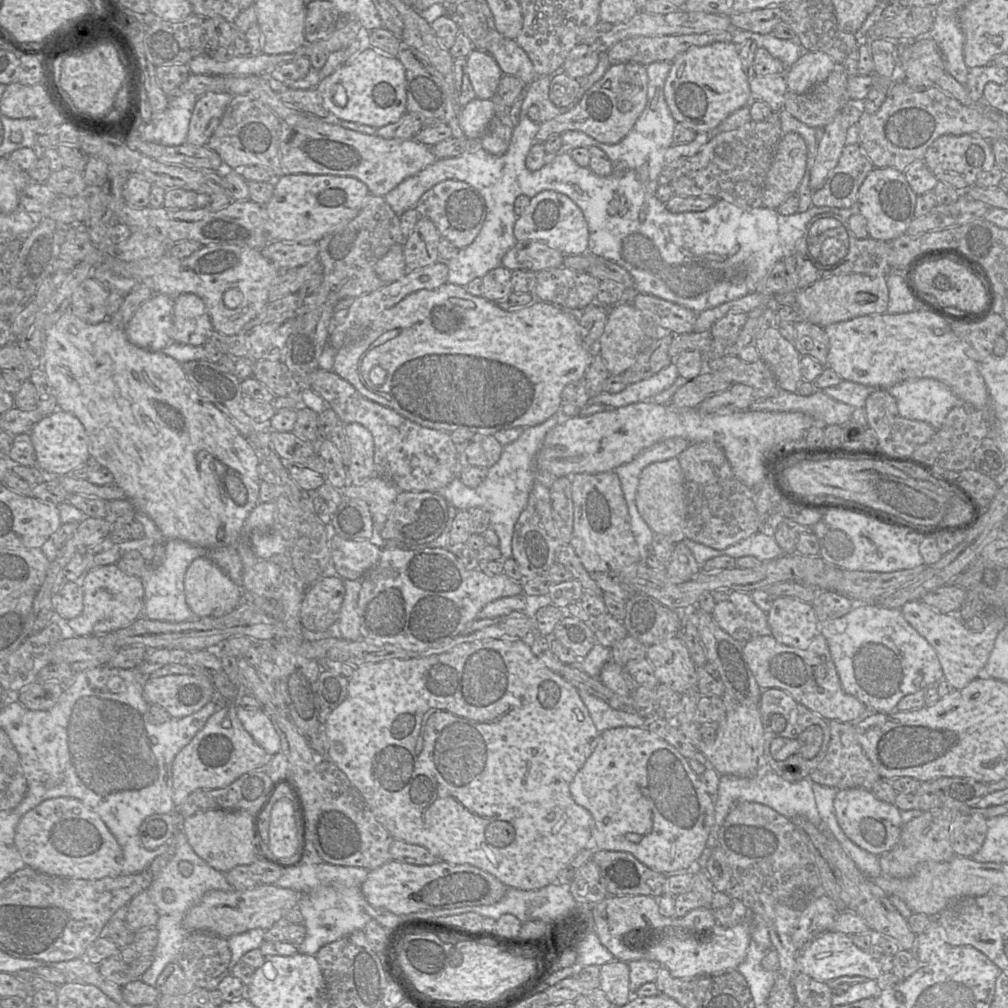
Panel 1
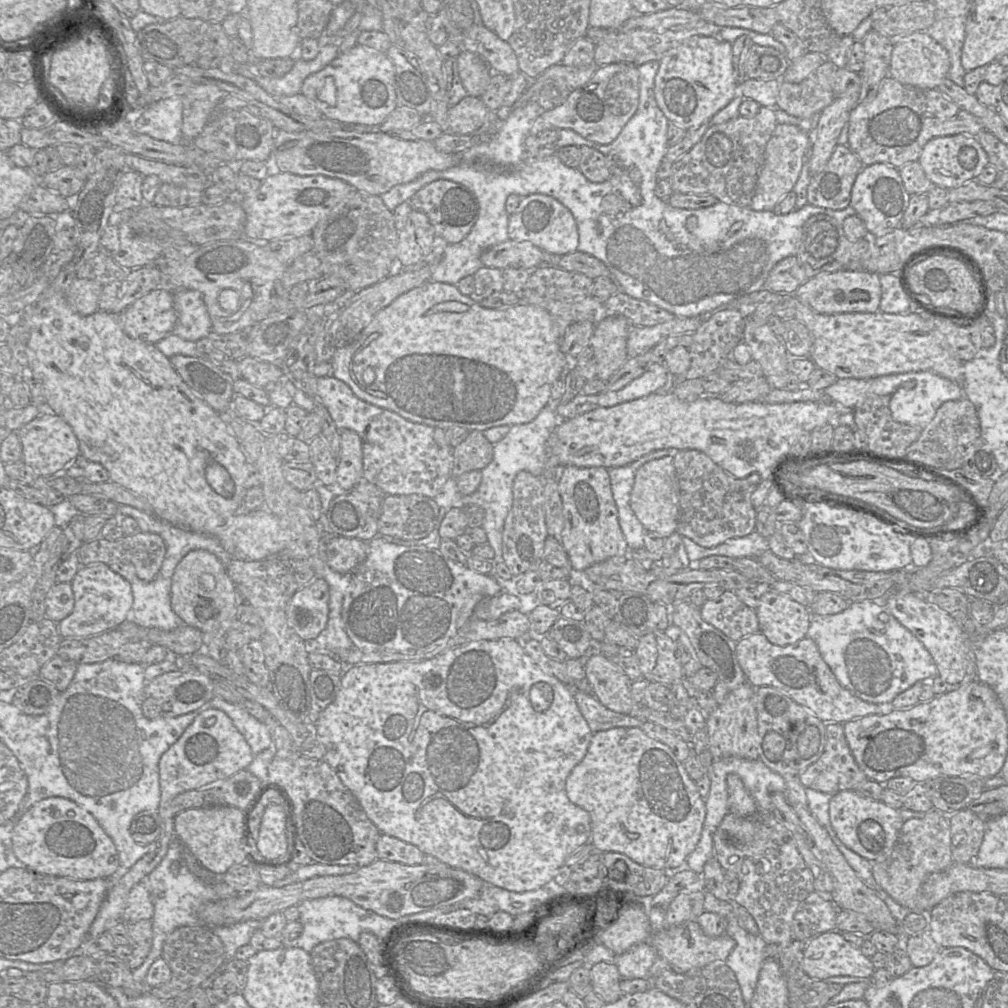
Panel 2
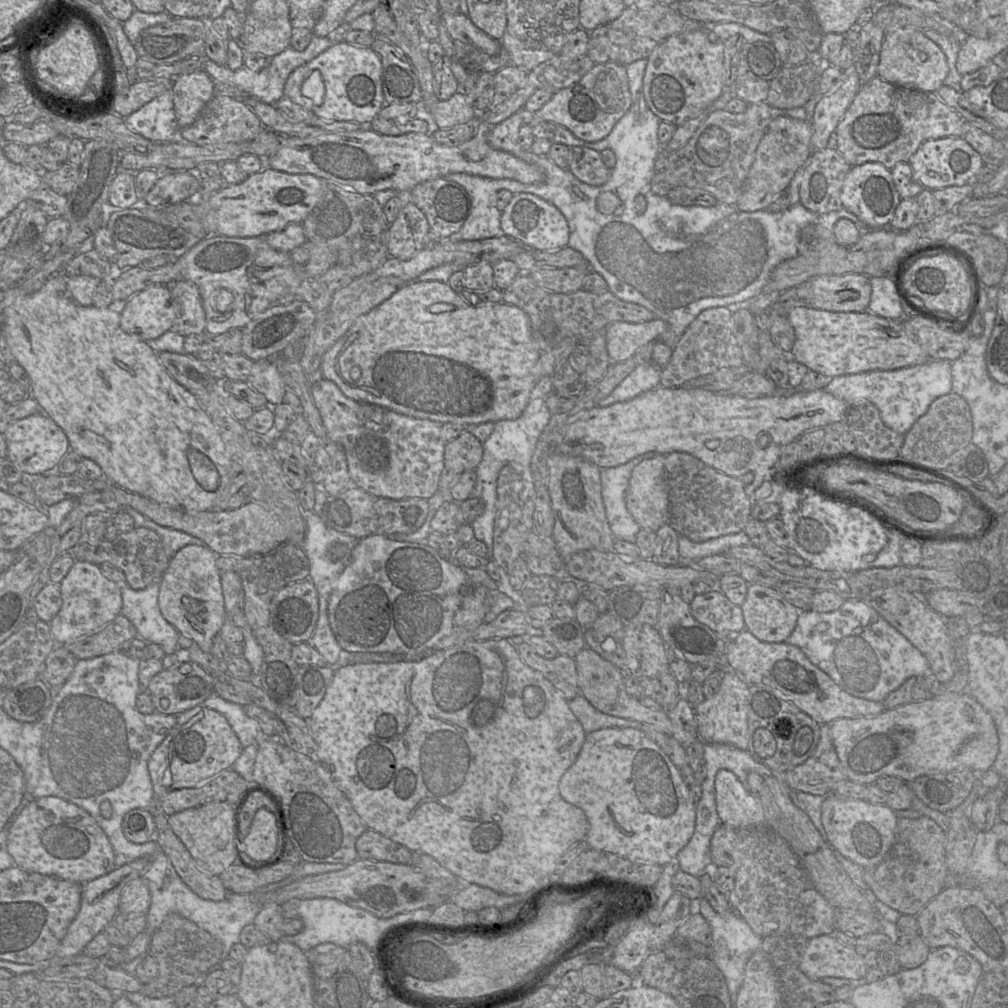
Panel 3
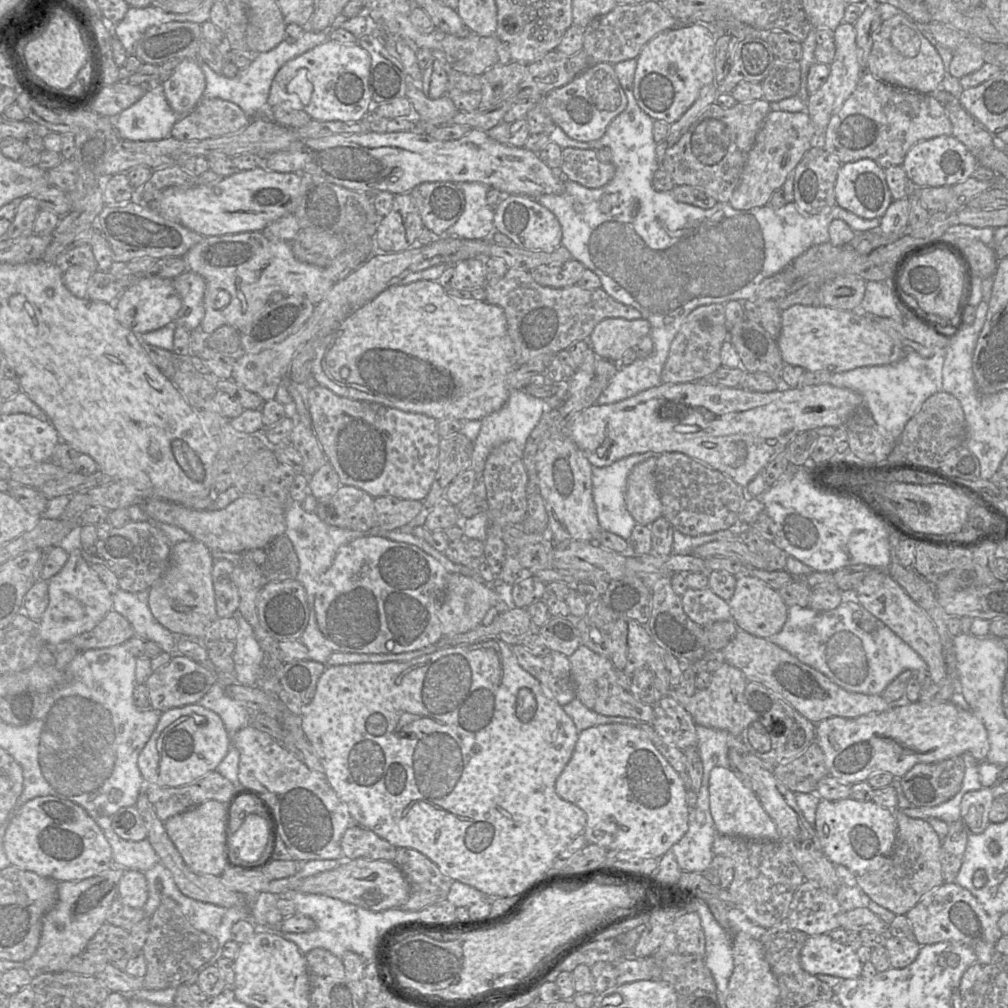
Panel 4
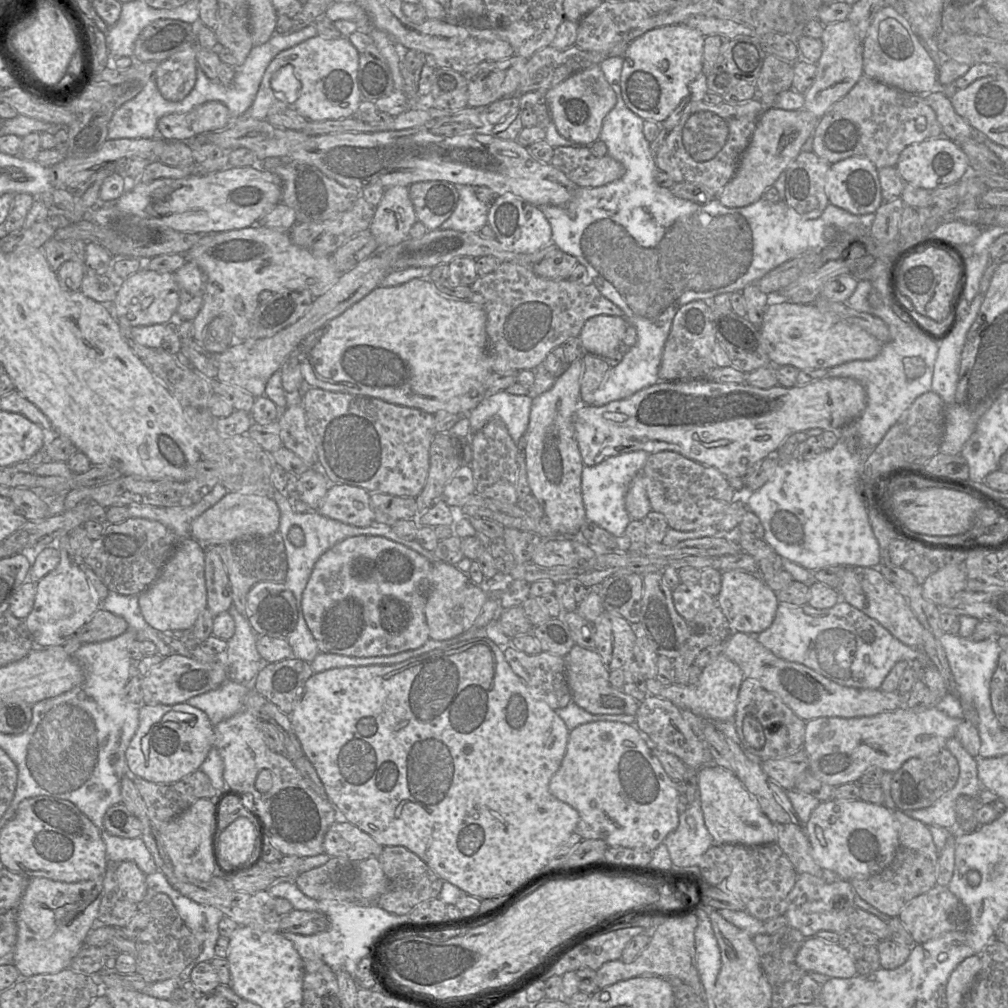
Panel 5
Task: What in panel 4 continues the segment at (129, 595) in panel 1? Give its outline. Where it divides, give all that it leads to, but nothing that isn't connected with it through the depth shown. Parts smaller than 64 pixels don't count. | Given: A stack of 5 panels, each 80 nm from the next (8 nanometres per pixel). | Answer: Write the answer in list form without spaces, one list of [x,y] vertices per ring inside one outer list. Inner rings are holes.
[[[80,551],[69,554],[64,567],[48,581],[49,603],[38,621],[39,634],[45,644],[70,641],[77,635],[92,630],[113,610],[111,592],[99,579]]]

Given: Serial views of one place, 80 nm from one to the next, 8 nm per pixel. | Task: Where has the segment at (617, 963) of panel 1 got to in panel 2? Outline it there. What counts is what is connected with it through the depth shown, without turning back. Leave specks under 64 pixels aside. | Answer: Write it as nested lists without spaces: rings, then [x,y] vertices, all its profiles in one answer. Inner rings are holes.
[[[599,962],[590,969],[593,991],[605,1003],[618,1001],[624,994],[620,988],[622,976],[615,963]]]

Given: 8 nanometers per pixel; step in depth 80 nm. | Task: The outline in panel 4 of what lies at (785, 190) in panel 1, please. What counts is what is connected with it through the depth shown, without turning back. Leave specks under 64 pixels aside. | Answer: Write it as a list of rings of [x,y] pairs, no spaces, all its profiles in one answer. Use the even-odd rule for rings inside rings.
[[[770,111],[766,116],[748,158],[738,187],[729,204],[736,210],[749,210],[769,203],[772,194],[782,189],[787,177],[812,148],[816,128],[807,112]]]

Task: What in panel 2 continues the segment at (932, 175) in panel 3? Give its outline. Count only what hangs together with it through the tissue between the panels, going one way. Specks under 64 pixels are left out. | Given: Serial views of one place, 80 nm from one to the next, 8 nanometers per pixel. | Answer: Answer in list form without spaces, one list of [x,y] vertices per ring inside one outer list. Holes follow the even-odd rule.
[[[964,134],[935,137],[928,141],[918,159],[926,177],[947,190],[958,188],[974,180],[989,165],[987,153],[975,136]]]

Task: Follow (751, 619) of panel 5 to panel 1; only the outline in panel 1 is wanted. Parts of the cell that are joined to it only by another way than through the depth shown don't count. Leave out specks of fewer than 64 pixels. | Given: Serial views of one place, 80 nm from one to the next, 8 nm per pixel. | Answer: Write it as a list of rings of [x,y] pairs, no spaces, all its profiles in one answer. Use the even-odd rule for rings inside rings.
[[[776,597],[767,612],[771,636],[784,645],[806,649],[819,633],[812,603],[794,597]]]

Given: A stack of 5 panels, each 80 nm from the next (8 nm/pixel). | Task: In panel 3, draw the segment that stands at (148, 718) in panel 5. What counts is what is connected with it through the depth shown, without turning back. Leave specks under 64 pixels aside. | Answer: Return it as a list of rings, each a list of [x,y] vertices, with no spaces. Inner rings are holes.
[[[198,705],[176,716],[175,727],[148,761],[156,801],[173,790],[197,787],[221,771],[231,769],[243,751],[236,733],[219,712]]]

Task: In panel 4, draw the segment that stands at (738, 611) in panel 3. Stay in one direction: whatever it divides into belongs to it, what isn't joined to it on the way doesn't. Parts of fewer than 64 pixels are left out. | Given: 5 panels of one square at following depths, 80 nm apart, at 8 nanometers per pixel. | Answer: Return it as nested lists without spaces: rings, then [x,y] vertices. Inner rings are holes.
[[[709,587],[688,588],[681,596],[681,600],[688,617],[701,626],[732,619],[728,602],[716,595]]]

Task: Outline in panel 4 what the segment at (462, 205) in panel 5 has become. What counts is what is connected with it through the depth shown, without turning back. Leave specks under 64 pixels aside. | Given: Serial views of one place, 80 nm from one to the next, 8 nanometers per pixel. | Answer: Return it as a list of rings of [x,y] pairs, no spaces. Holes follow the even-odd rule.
[[[479,182],[455,183],[464,193],[465,209],[458,221],[452,225],[443,237],[463,239],[485,239],[494,231],[493,210],[486,196],[490,186]]]

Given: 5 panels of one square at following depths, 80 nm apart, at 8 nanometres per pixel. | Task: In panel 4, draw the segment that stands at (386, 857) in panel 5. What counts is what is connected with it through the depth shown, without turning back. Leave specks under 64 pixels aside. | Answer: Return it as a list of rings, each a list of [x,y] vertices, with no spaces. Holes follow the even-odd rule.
[[[406,847],[396,848],[394,863],[410,885],[409,898],[400,908],[419,912],[431,904],[447,900],[454,880],[419,851]]]

